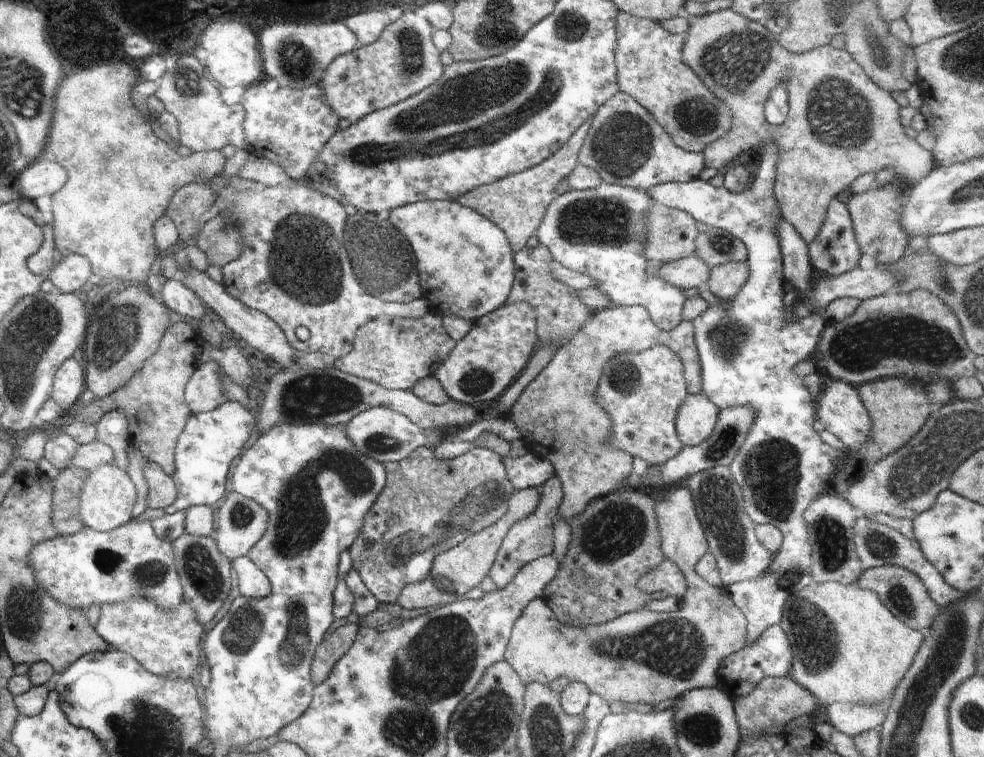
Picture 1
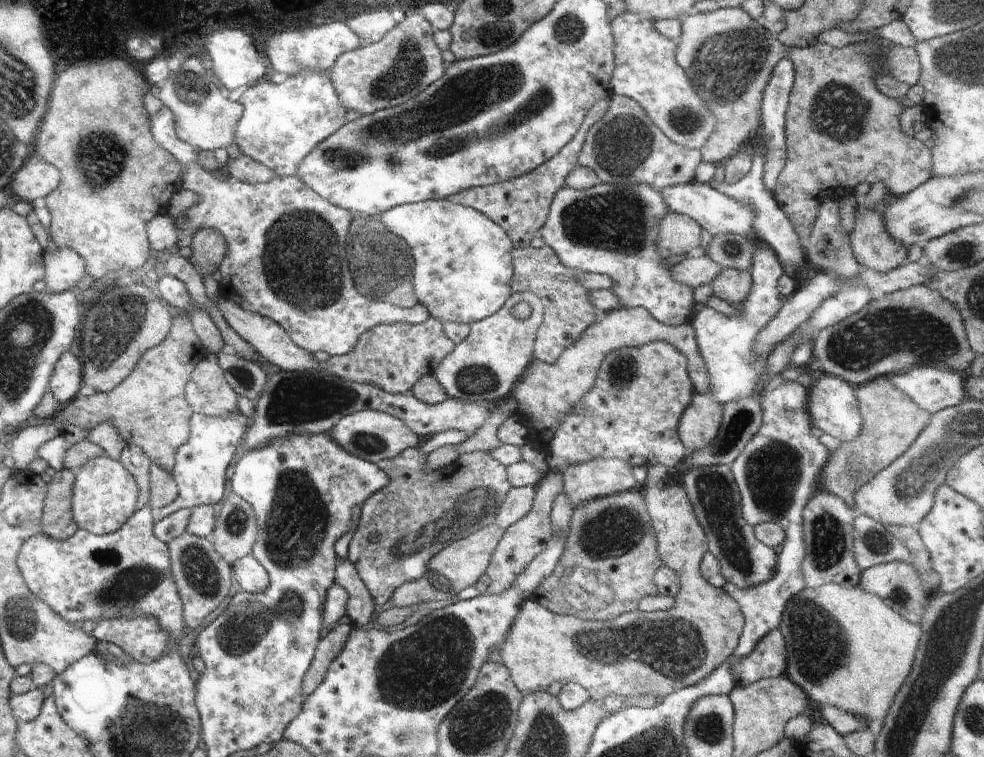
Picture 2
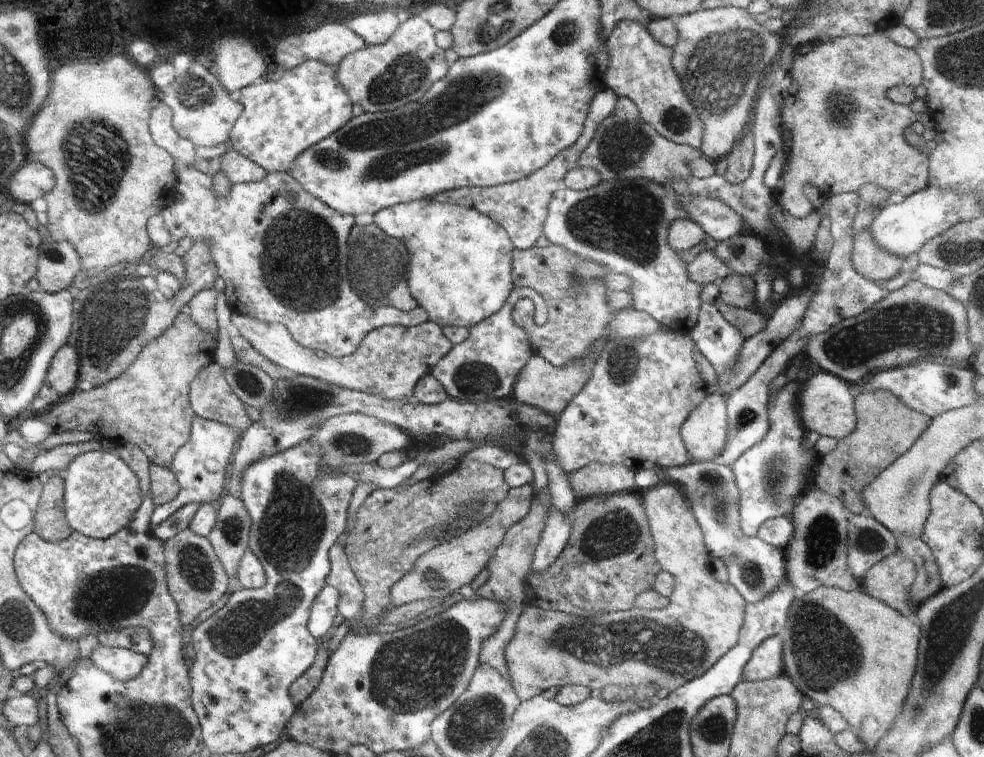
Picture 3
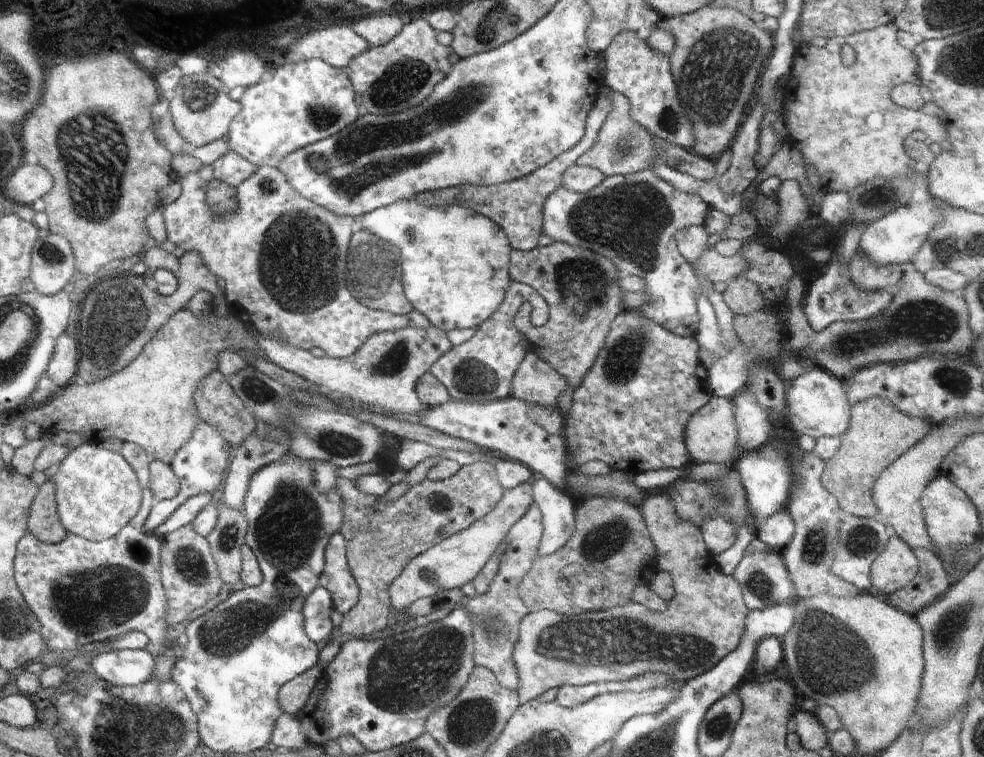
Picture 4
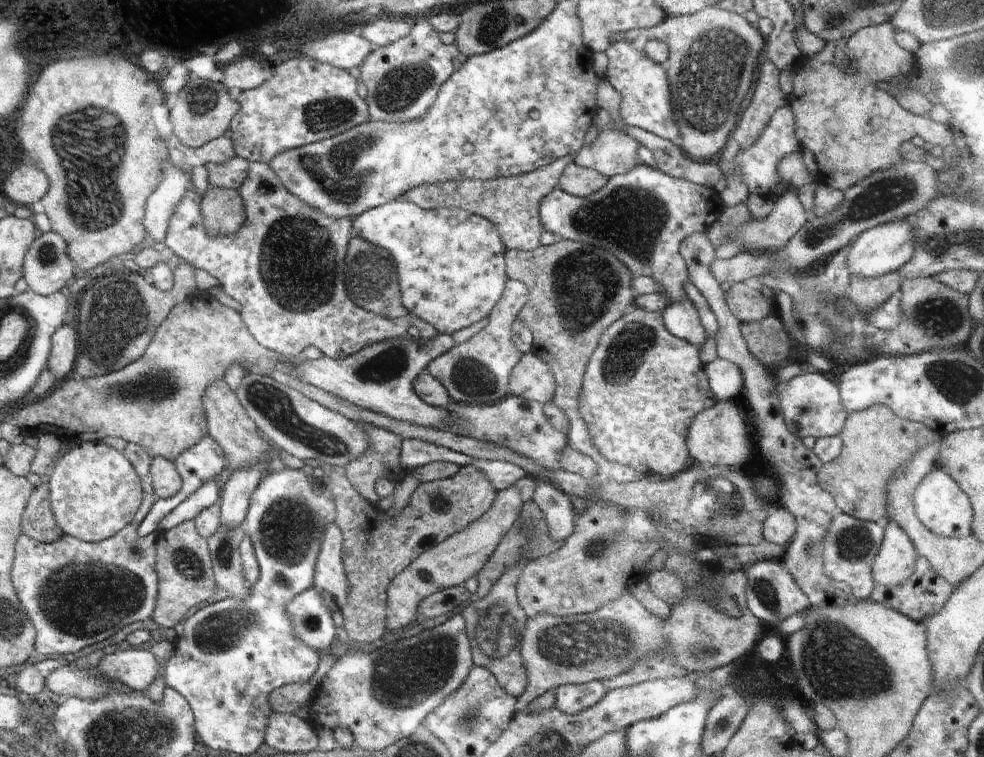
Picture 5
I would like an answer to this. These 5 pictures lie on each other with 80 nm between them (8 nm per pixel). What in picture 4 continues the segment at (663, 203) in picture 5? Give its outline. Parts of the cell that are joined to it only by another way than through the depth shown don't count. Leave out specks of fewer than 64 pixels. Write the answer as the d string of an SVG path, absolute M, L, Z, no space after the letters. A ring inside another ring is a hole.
M640 171L626 176L612 175L605 177L605 179L595 186L592 190L585 193L577 193L569 191L567 188L560 186L544 201L543 206L543 225L542 233L547 234L554 241L560 241L570 246L580 247L583 249L591 250L596 254L606 255L617 266L619 272L623 275L634 275L644 279L645 290L644 292L649 296L649 303L646 303L640 310L649 319L653 319L658 324L661 324L666 330L673 332L681 337L695 338L699 327L699 314L697 309L697 297L702 296L701 284L698 282L697 276L691 264L678 252L677 244L675 241L675 234L683 228L702 225L705 219L706 211L710 208L699 196L692 193L683 193L675 189L671 184L663 181L655 175L653 171Z

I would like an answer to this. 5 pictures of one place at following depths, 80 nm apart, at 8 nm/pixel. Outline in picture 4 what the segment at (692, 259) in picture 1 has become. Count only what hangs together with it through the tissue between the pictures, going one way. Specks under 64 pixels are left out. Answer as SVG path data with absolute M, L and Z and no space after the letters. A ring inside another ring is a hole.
M708 248L695 262L695 270L700 277L707 278L712 284L716 282L731 283L745 269L746 261L736 253L727 257L715 249Z

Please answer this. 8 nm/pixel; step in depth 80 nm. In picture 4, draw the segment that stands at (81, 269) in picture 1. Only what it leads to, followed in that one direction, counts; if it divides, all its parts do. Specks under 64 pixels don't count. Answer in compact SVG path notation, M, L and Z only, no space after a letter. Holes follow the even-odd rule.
M46 232L32 249L32 274L29 276L40 294L60 292L76 270L74 250L62 235Z

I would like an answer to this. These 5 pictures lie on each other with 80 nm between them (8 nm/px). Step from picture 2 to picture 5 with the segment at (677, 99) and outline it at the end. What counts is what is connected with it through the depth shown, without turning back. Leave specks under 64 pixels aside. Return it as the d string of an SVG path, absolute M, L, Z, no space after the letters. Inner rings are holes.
M623 39L610 44L606 54L608 56L606 80L622 95L620 110L627 126L641 128L677 144L680 128L676 124L672 104L670 104L670 88L668 88L666 70L658 62L634 50L629 40Z

